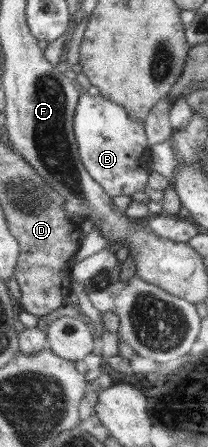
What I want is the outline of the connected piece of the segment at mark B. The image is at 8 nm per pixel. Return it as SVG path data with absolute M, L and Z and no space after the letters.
M82 92L74 113L74 134L81 163L107 195L111 198L131 196L144 191L151 173L151 154L143 121L129 117L124 107L101 95L91 96Z

